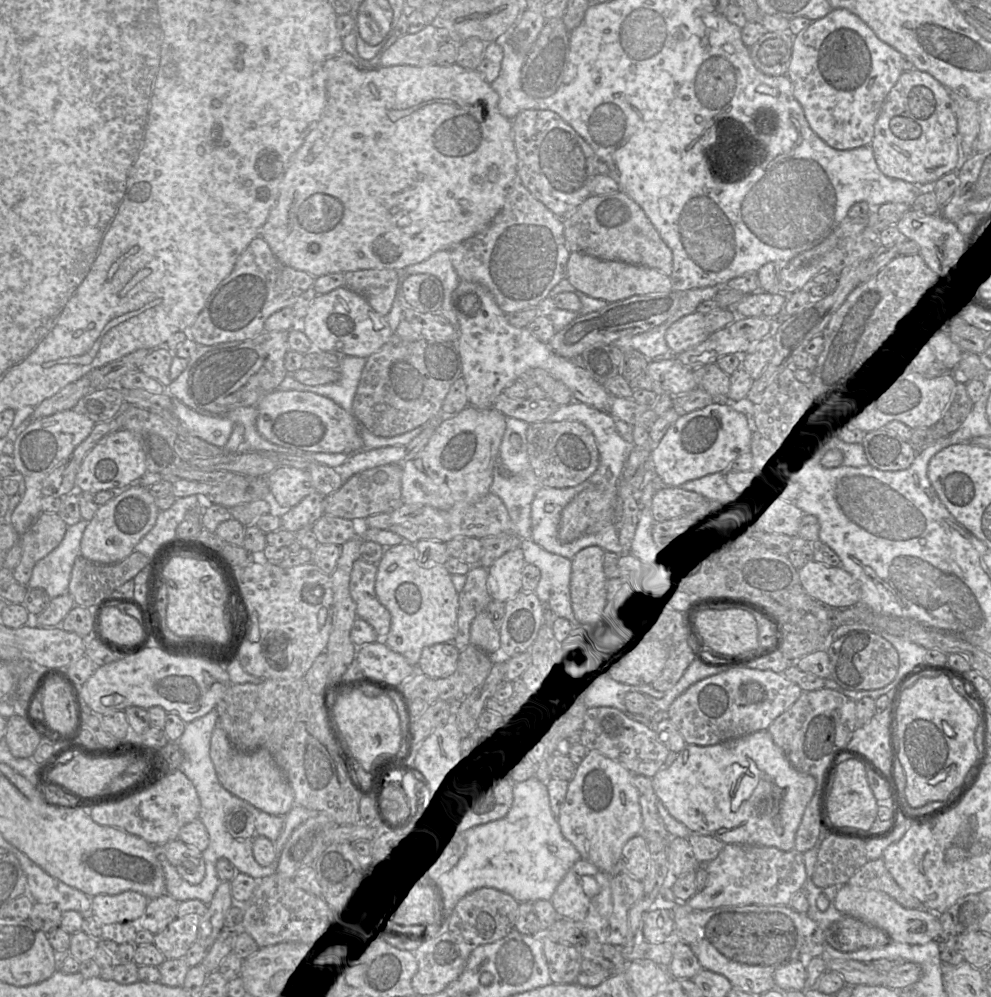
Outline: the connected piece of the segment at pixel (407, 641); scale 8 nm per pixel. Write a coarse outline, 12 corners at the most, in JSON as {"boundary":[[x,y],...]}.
{"boundary":[[414,544],[385,548],[375,592],[391,614],[379,641],[417,667],[453,642],[458,595]]}

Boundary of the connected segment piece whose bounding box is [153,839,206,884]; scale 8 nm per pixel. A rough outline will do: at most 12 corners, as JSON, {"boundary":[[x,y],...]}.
{"boundary":[[176,839],[153,846],[190,884],[205,877],[202,852]]}

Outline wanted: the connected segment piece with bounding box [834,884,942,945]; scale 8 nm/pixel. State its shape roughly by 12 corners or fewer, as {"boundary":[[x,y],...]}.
{"boundary":[[845,884],[834,905],[885,931],[924,945],[942,932],[939,915],[905,908],[878,890]]}

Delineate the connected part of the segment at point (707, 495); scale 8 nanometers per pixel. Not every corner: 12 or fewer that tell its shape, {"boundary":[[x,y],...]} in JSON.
{"boundary":[[713,473],[680,486],[728,509],[739,497],[725,473]]}

